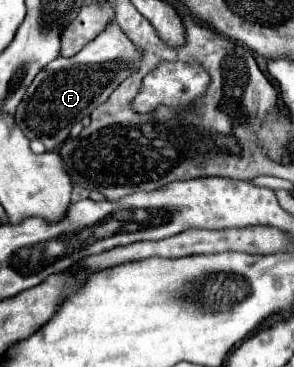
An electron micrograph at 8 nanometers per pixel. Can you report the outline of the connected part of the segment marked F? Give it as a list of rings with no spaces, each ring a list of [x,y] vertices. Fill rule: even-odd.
[[[110,23],[94,41],[74,57],[58,57],[36,75],[16,111],[16,125],[28,139],[40,139],[46,151],[56,151],[74,123],[90,115],[132,73],[138,71],[142,51],[128,39],[118,23]]]

